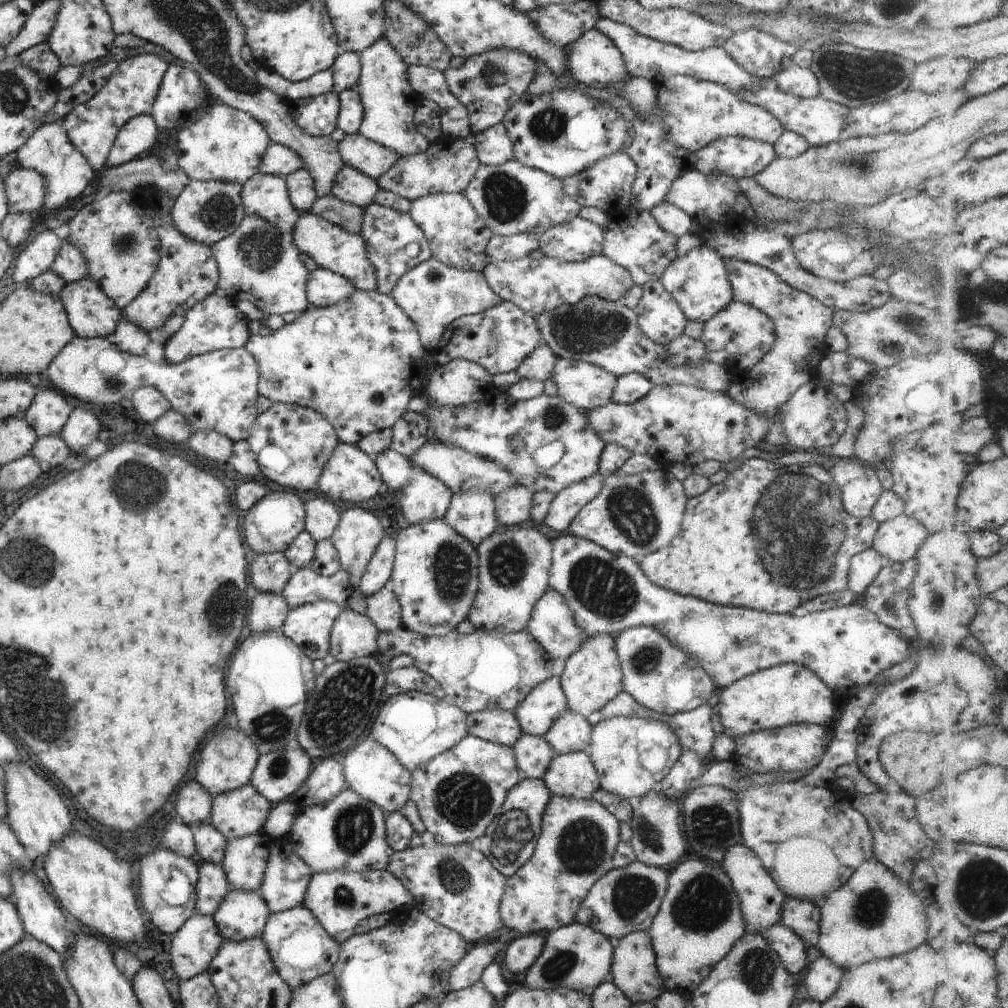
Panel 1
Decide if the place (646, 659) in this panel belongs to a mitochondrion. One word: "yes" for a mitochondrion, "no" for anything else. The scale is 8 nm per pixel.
yes

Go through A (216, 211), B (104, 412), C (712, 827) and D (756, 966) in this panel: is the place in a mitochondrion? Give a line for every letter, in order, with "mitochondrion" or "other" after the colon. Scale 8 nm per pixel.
A: mitochondrion
B: other
C: mitochondrion
D: mitochondrion

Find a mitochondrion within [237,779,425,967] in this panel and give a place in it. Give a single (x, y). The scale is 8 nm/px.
(354, 828)

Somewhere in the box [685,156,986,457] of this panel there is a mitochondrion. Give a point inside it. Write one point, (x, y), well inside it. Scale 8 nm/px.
(964, 300)

